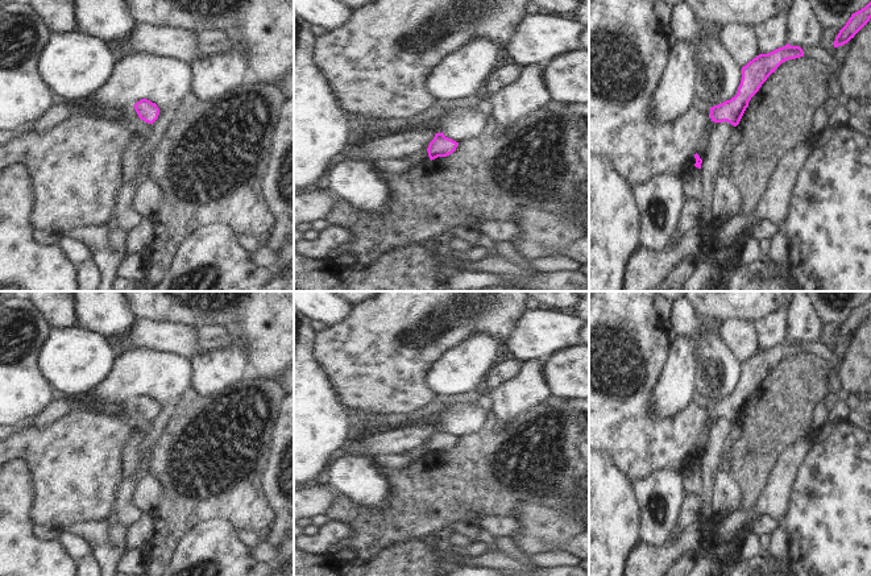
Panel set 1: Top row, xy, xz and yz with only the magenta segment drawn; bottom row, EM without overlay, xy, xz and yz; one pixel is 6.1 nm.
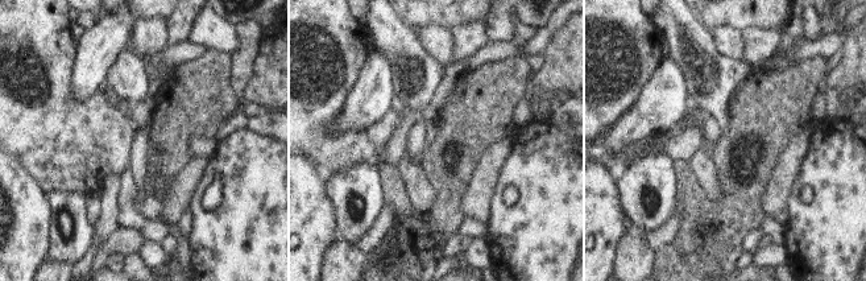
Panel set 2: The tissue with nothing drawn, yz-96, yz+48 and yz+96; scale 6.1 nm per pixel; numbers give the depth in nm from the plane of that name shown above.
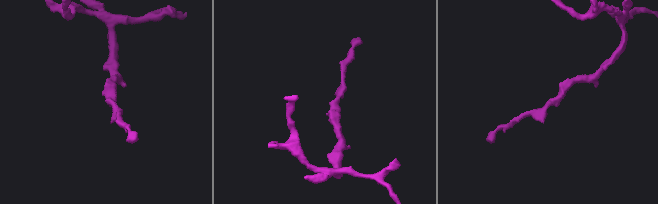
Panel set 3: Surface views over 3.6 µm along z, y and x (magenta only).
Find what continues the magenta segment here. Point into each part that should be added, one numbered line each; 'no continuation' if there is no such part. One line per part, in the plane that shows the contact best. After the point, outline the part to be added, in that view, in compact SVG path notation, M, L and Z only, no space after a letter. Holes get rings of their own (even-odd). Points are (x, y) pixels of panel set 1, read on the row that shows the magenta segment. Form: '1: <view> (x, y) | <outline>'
no continuation

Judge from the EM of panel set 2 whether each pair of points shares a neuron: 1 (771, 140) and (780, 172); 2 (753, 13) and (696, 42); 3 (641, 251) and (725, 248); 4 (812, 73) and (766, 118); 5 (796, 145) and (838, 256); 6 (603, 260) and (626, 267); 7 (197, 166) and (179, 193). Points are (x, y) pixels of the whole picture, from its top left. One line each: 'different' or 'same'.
1: different
2: different
3: different
4: same
5: different
6: different
7: same

